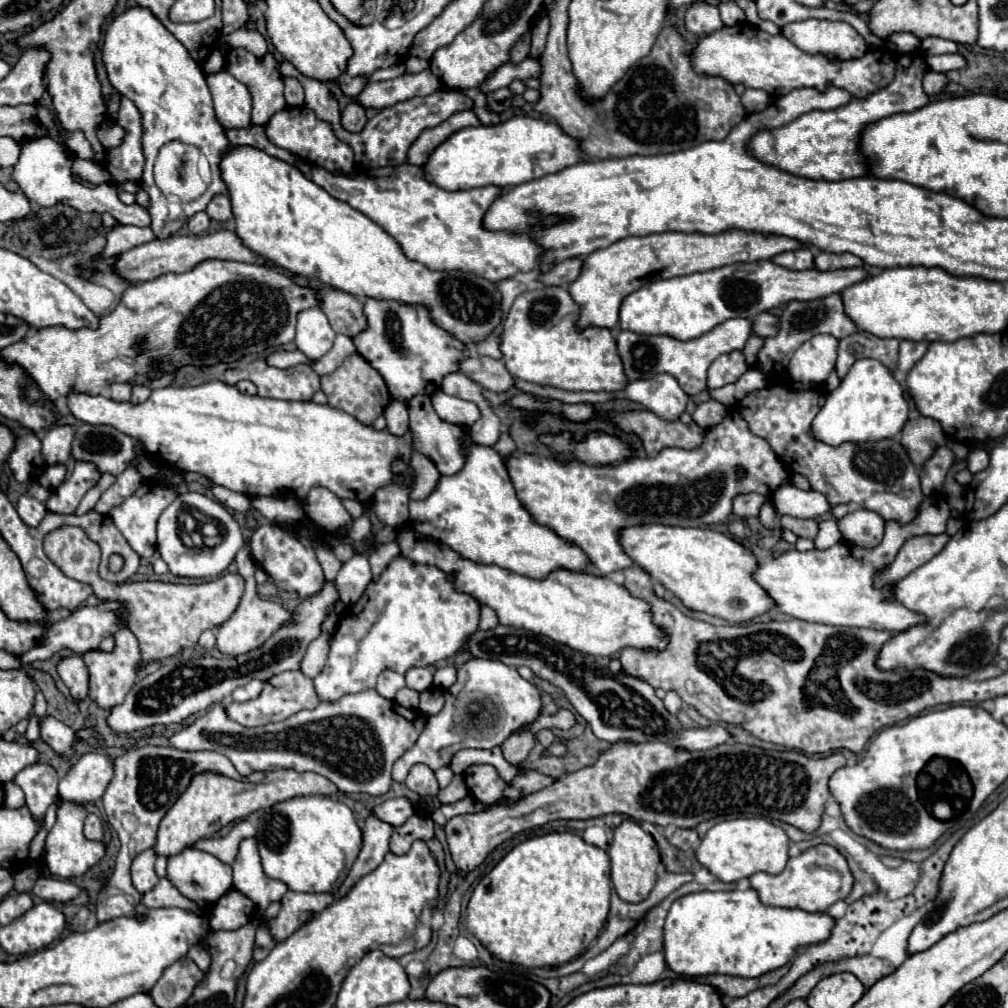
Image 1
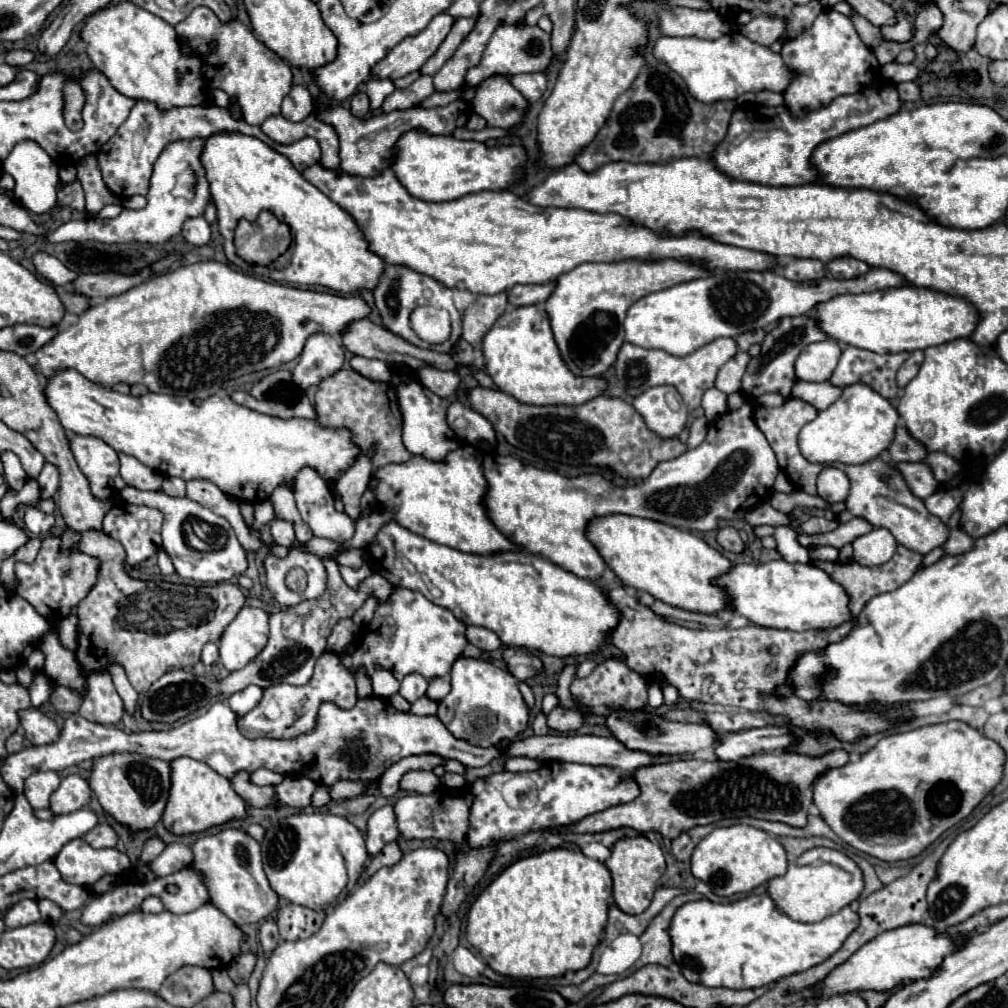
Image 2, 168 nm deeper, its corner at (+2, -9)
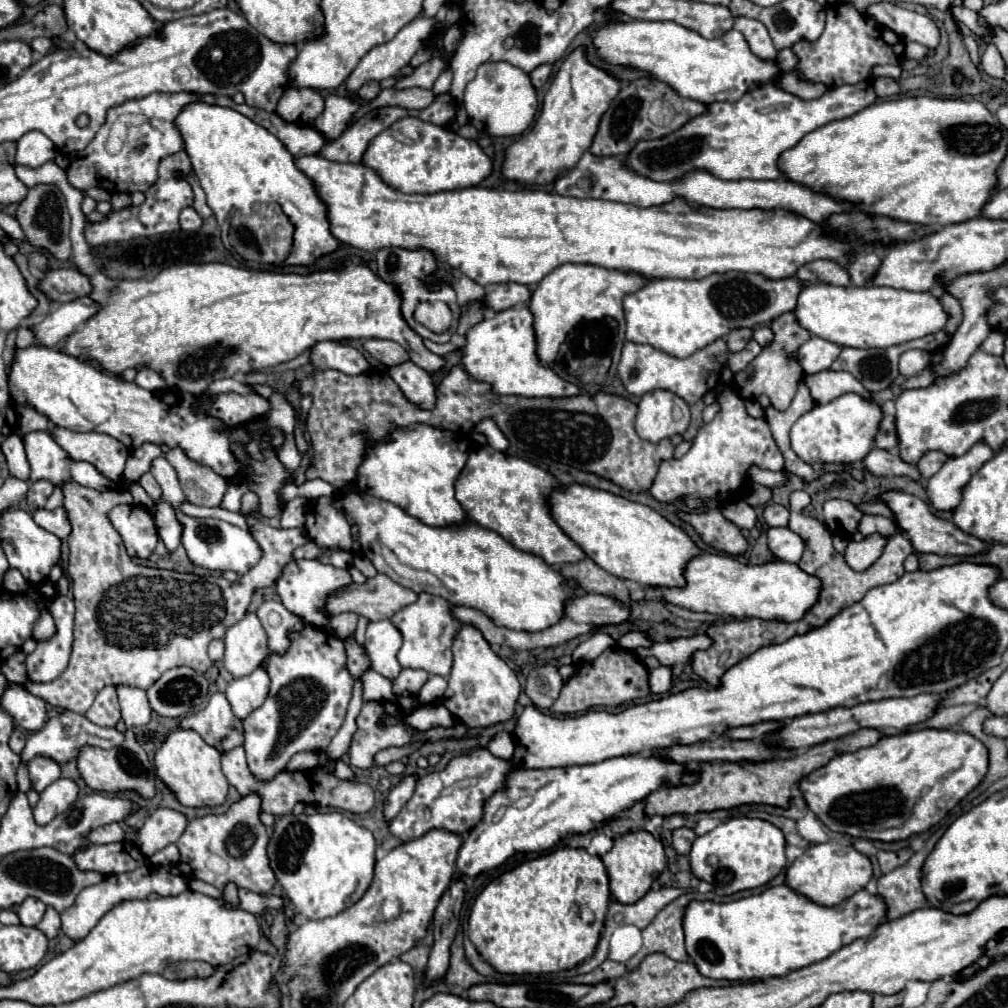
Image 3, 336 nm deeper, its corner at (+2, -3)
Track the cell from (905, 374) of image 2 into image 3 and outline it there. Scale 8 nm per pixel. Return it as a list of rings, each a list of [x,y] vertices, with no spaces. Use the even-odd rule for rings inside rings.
[[[907,350],[899,360],[899,372],[907,378],[925,370],[929,364],[931,364],[931,354],[927,350]]]

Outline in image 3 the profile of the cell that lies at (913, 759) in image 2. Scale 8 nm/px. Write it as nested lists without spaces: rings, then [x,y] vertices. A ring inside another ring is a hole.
[[[925,728],[917,732],[903,732],[883,736],[875,746],[861,748],[831,758],[823,768],[803,776],[799,788],[805,796],[809,810],[833,832],[843,832],[857,838],[895,842],[921,834],[937,824],[953,806],[961,802],[987,772],[987,748],[965,732],[949,732]]]

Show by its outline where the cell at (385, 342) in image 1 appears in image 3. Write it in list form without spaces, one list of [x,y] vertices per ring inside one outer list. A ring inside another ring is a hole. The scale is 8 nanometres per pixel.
[[[381,248],[381,250],[377,250],[377,266],[379,266],[377,272],[379,272],[379,276],[381,276],[383,280],[393,282],[393,284],[399,286],[399,292],[401,292],[401,296],[403,296],[401,310],[403,310],[403,316],[405,316],[405,320],[409,322],[409,326],[411,326],[417,334],[421,334],[423,338],[429,338],[429,340],[433,340],[433,342],[449,342],[451,334],[455,334],[457,318],[459,318],[461,310],[459,310],[457,302],[455,302],[455,292],[453,292],[451,286],[445,286],[445,284],[443,284],[441,290],[437,290],[437,292],[427,288],[429,278],[431,278],[433,272],[437,270],[437,260],[435,260],[435,256],[433,256],[429,250],[425,250],[425,248],[417,248],[417,250],[405,250],[405,248]],[[423,300],[443,300],[443,302],[447,302],[447,306],[449,306],[451,312],[453,312],[453,324],[451,324],[449,330],[445,330],[443,334],[435,334],[435,332],[431,332],[429,328],[425,328],[423,324],[419,324],[419,322],[413,318],[413,312],[415,312],[417,304],[423,302]]]

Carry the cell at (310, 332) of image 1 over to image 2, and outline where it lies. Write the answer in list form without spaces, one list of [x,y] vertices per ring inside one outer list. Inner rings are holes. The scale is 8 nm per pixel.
[[[311,334],[299,356],[299,364],[293,370],[293,384],[303,392],[311,384],[319,384],[323,378],[337,372],[345,362],[345,350],[341,342],[331,334]]]

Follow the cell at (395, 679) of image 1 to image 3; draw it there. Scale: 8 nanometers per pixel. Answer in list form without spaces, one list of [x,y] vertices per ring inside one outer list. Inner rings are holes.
[[[379,620],[367,626],[365,650],[369,652],[371,668],[389,680],[395,680],[395,676],[403,670],[397,660],[401,644],[401,632],[391,624],[391,620]]]

